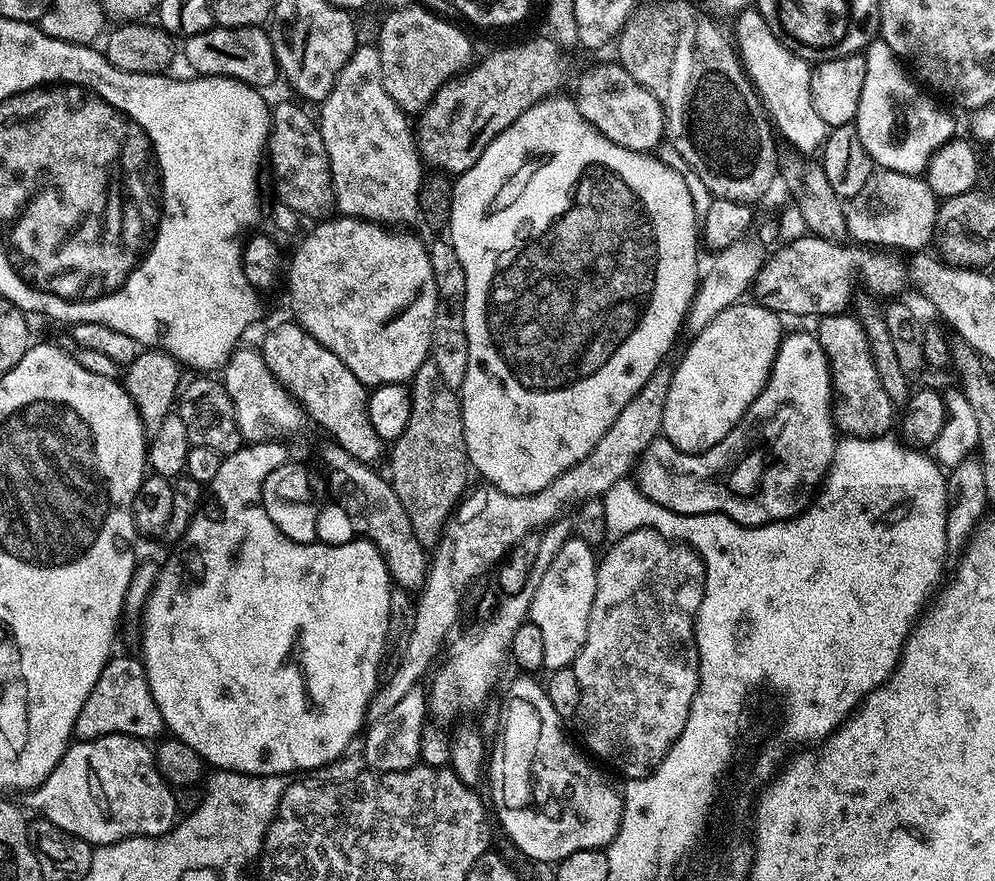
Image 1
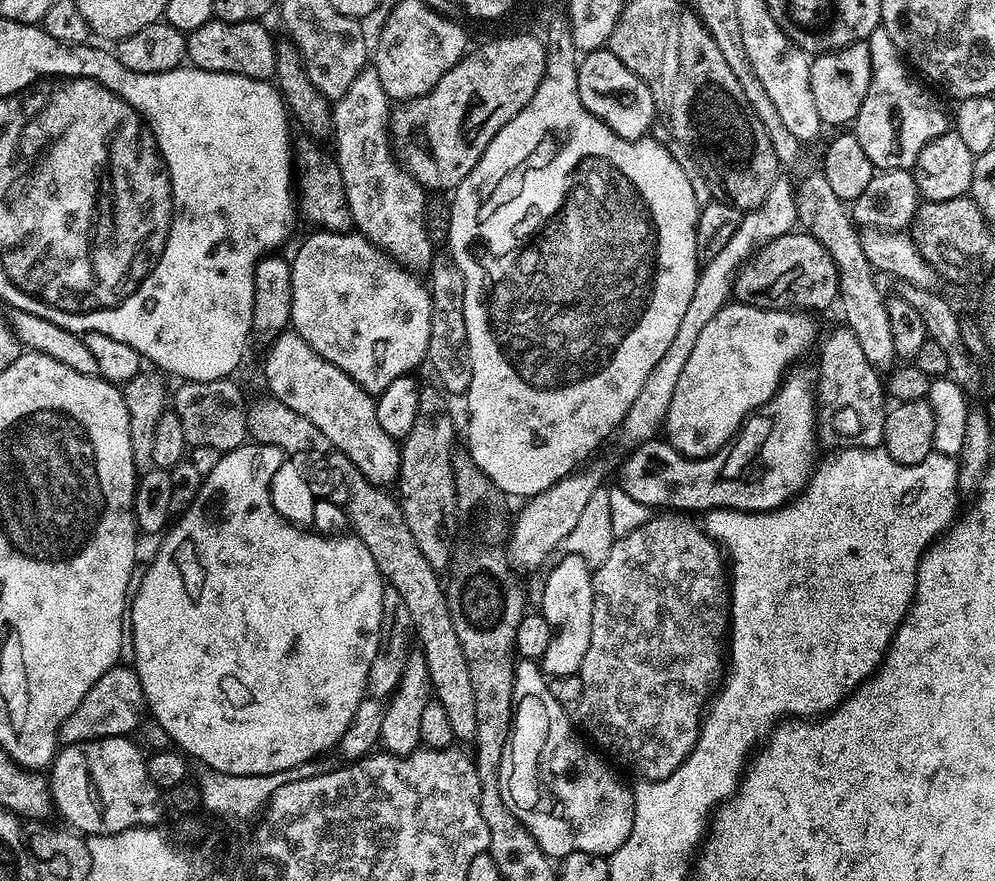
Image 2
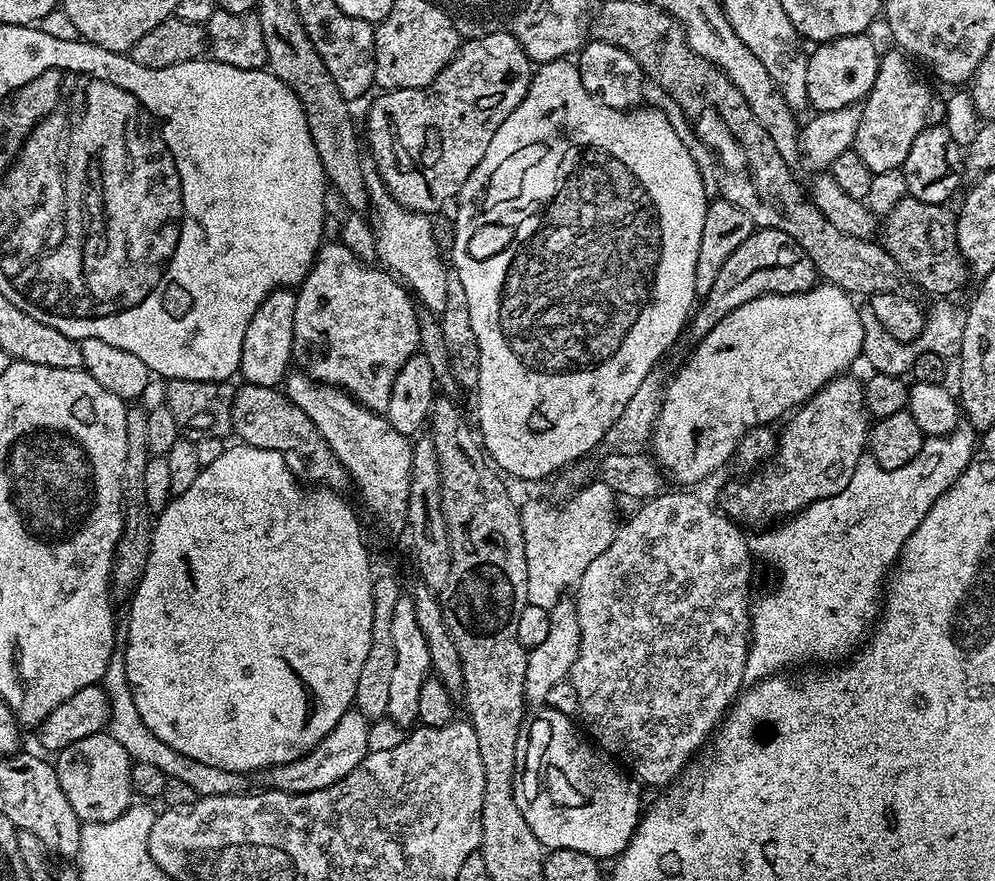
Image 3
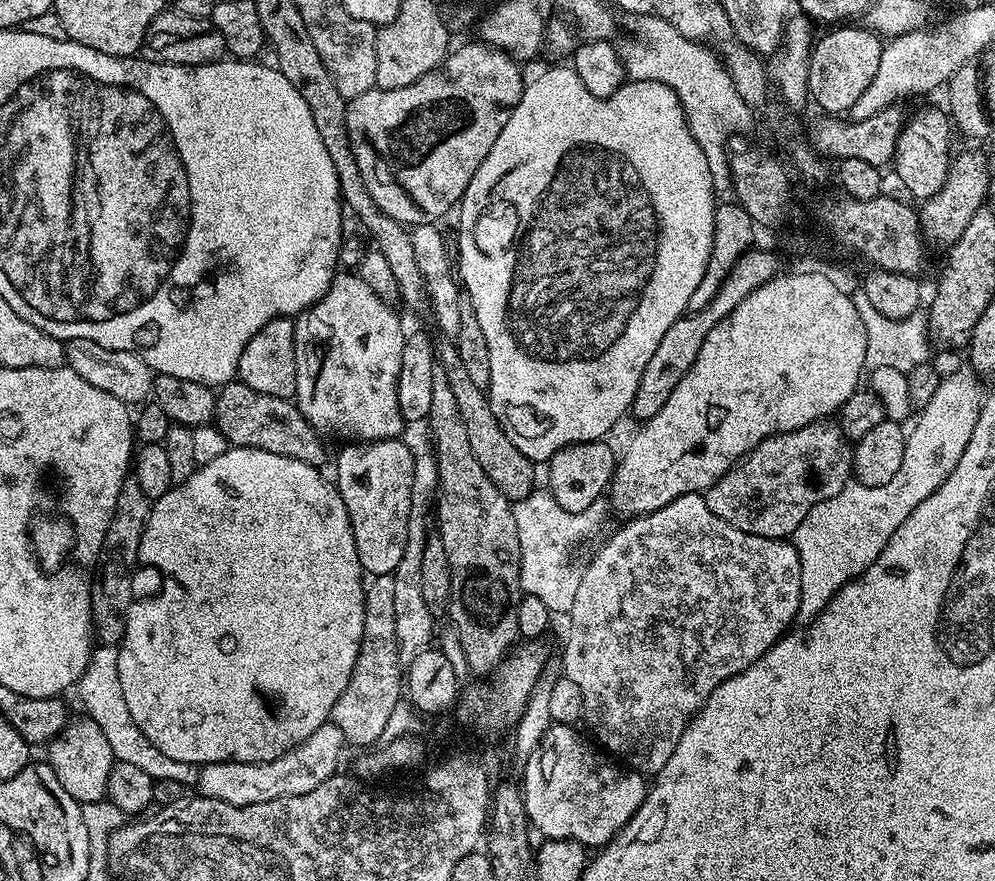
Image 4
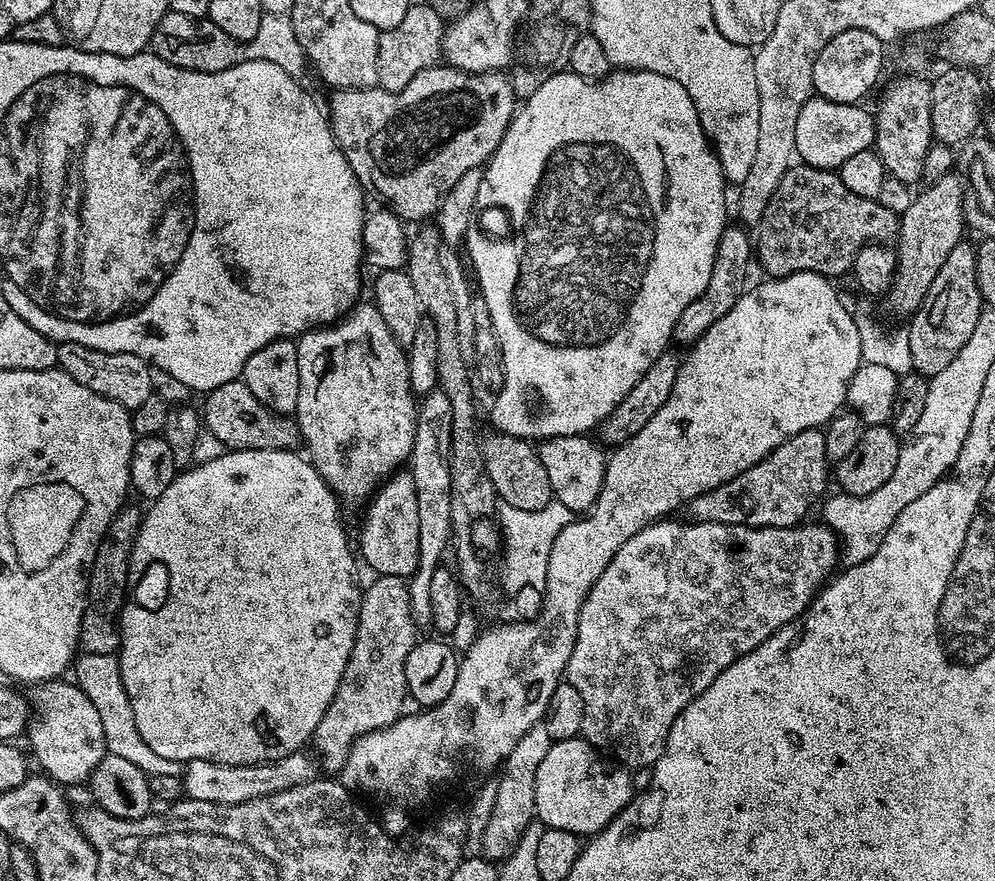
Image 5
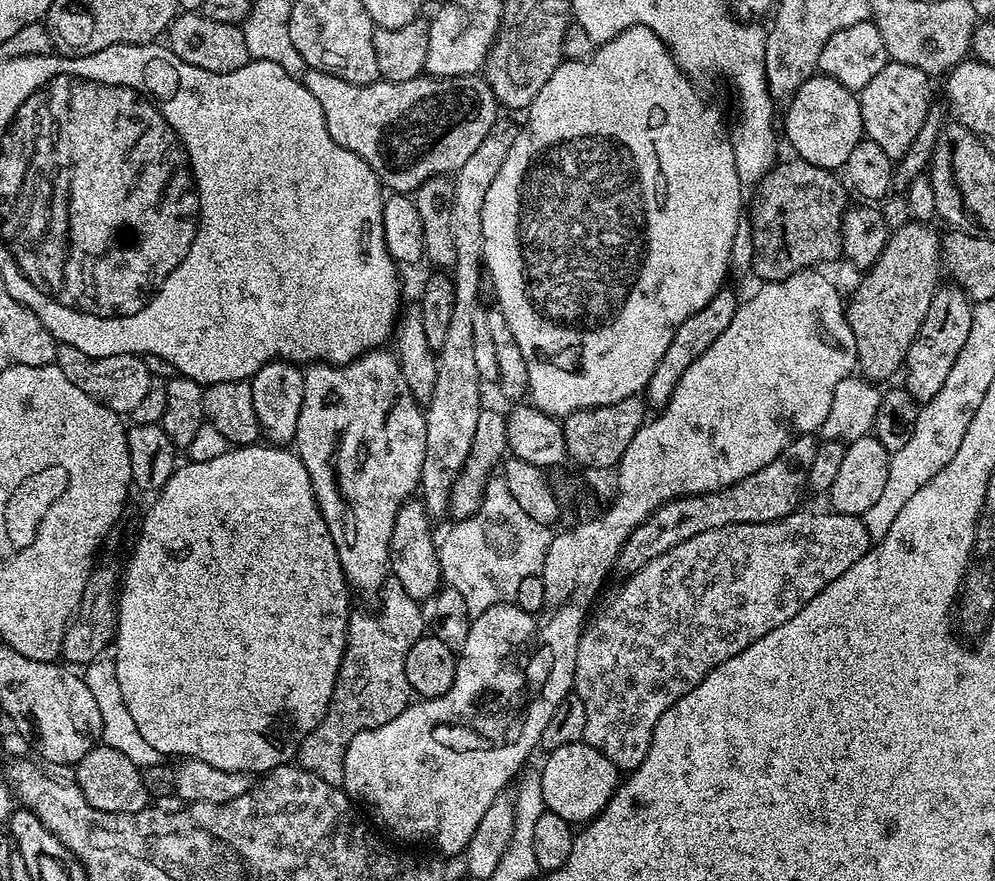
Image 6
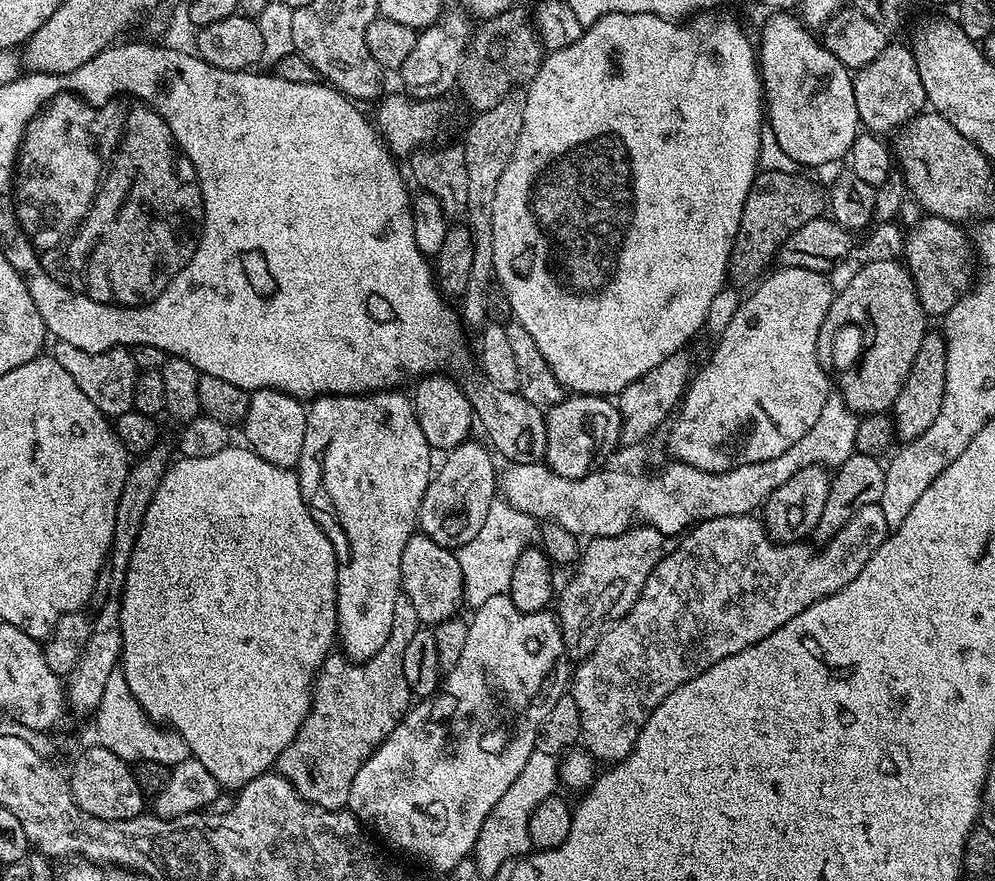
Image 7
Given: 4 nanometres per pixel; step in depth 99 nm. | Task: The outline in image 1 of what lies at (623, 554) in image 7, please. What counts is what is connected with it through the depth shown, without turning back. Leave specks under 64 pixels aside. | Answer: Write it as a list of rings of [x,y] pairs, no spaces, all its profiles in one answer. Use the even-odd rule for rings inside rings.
[[[837,314],[835,316],[819,317],[814,335],[824,347],[828,355],[828,361],[832,369],[832,391],[834,393],[834,423],[841,433],[848,436],[862,436],[875,438],[885,435],[892,424],[892,412],[894,405],[890,402],[890,394],[882,390],[882,382],[878,378],[876,369],[876,357],[872,354],[872,342],[868,335],[868,329],[863,323],[860,324],[849,314]]]

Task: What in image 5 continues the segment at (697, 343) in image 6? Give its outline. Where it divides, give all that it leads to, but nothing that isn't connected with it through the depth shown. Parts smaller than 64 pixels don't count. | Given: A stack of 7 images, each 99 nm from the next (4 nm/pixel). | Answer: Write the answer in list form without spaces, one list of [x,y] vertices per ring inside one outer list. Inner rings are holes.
[[[725,227],[722,238],[718,242],[714,270],[710,270],[710,282],[706,290],[702,290],[702,294],[694,298],[694,302],[690,302],[690,306],[686,306],[686,310],[682,310],[678,318],[674,333],[677,345],[679,343],[684,344],[683,346],[695,344],[702,338],[702,334],[706,334],[706,330],[710,330],[710,326],[714,326],[714,322],[718,322],[718,318],[730,314],[734,302],[738,302],[738,298],[746,290],[746,285],[749,283],[747,282],[748,267],[754,264],[754,240],[747,227],[732,227]]]

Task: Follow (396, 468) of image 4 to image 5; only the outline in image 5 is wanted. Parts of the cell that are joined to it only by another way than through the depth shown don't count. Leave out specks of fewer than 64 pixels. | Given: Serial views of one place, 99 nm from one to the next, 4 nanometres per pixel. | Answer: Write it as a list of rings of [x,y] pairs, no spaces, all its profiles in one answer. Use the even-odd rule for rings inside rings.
[[[393,475],[376,489],[367,501],[368,513],[360,528],[358,552],[373,568],[373,573],[382,576],[411,578],[416,573],[418,558],[418,498],[411,475]]]

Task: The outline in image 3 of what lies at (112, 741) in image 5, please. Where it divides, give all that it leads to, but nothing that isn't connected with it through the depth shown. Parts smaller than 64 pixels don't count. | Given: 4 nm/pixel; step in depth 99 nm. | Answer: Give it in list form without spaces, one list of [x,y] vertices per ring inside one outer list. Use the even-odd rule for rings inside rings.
[[[117,650],[110,654],[110,662],[106,666],[106,674],[102,681],[102,687],[106,698],[110,702],[110,714],[108,715],[108,735],[126,750],[128,759],[152,760],[158,770],[162,770],[168,777],[182,778],[190,786],[194,786],[197,797],[202,796],[227,796],[241,791],[241,777],[235,772],[227,772],[218,766],[206,766],[206,762],[198,762],[198,758],[186,758],[186,754],[178,754],[174,746],[166,746],[162,738],[158,738],[142,722],[142,714],[138,714],[138,706],[134,706],[134,694],[130,690],[130,682],[126,678],[126,658],[123,651]]]

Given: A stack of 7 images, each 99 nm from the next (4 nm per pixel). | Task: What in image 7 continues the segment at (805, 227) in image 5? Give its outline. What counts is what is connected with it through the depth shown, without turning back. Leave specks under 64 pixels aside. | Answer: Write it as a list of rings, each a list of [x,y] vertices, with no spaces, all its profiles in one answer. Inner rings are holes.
[[[757,171],[756,181],[746,198],[742,222],[738,226],[738,234],[734,238],[734,246],[728,259],[727,279],[733,285],[755,285],[769,271],[768,263],[777,259],[777,252],[786,240],[806,225],[806,222],[825,215],[825,189],[820,189],[810,177],[800,175],[799,171]]]

